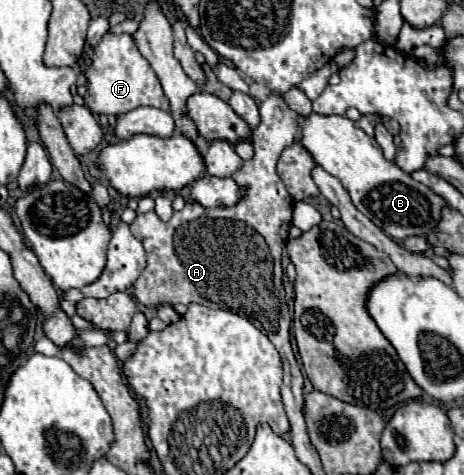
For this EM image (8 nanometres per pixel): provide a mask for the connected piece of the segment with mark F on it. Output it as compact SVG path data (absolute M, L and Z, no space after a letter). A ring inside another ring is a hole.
M108 32L98 46L92 50L92 60L84 70L88 80L88 96L86 106L94 114L106 116L120 116L138 106L154 106L154 108L168 108L168 100L160 90L160 82L146 62L146 58L138 52L130 34L112 34Z

